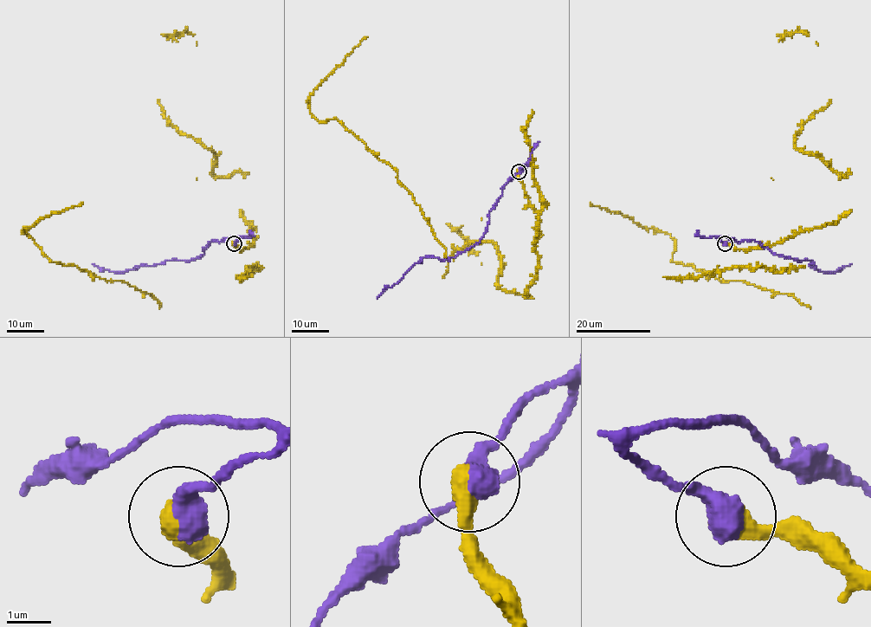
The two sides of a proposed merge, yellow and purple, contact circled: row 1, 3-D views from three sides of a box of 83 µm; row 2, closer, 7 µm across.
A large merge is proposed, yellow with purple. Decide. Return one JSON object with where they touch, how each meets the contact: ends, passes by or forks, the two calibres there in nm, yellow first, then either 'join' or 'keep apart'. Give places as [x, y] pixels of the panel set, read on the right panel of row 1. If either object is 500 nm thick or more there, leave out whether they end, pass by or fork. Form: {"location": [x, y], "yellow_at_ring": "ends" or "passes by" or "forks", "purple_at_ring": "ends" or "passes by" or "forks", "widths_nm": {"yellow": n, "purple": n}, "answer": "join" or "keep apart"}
{"location": [725, 243], "widths_nm": {"yellow": 550, "purple": 650}, "answer": "keep apart"}

